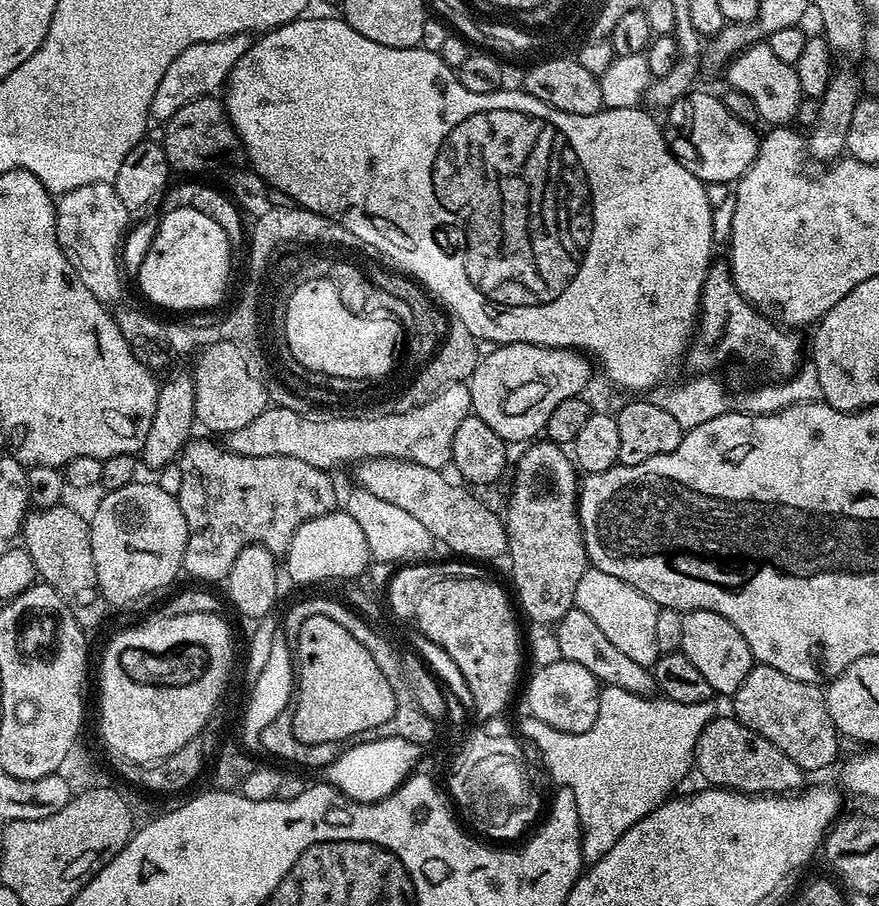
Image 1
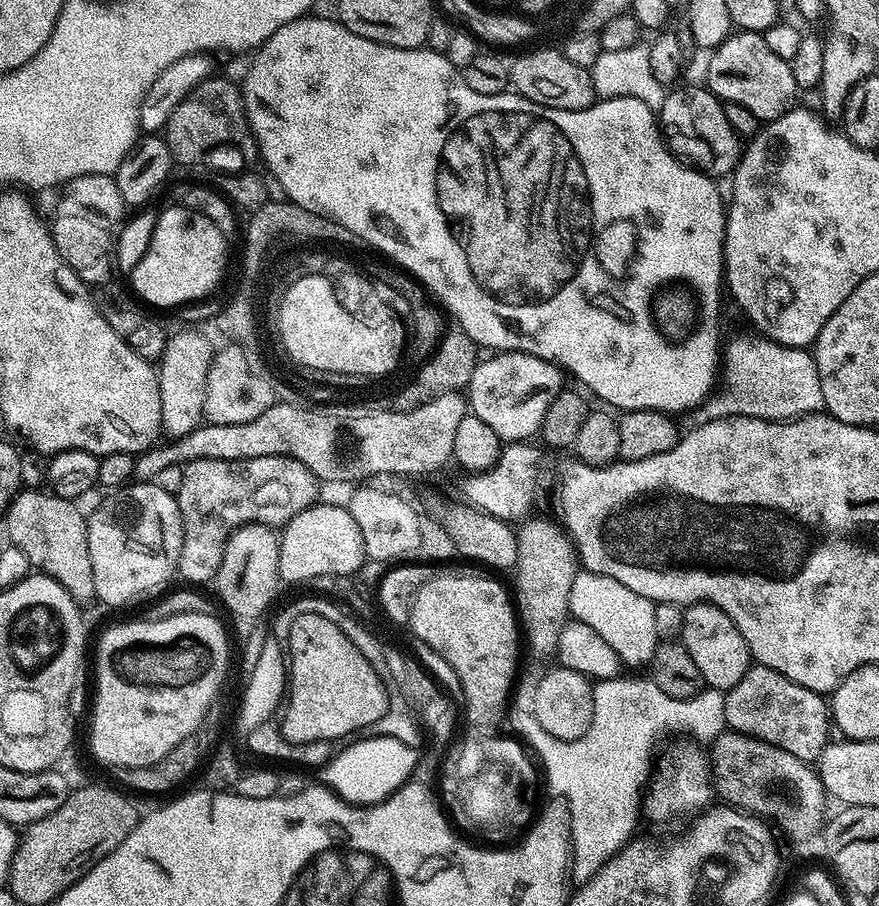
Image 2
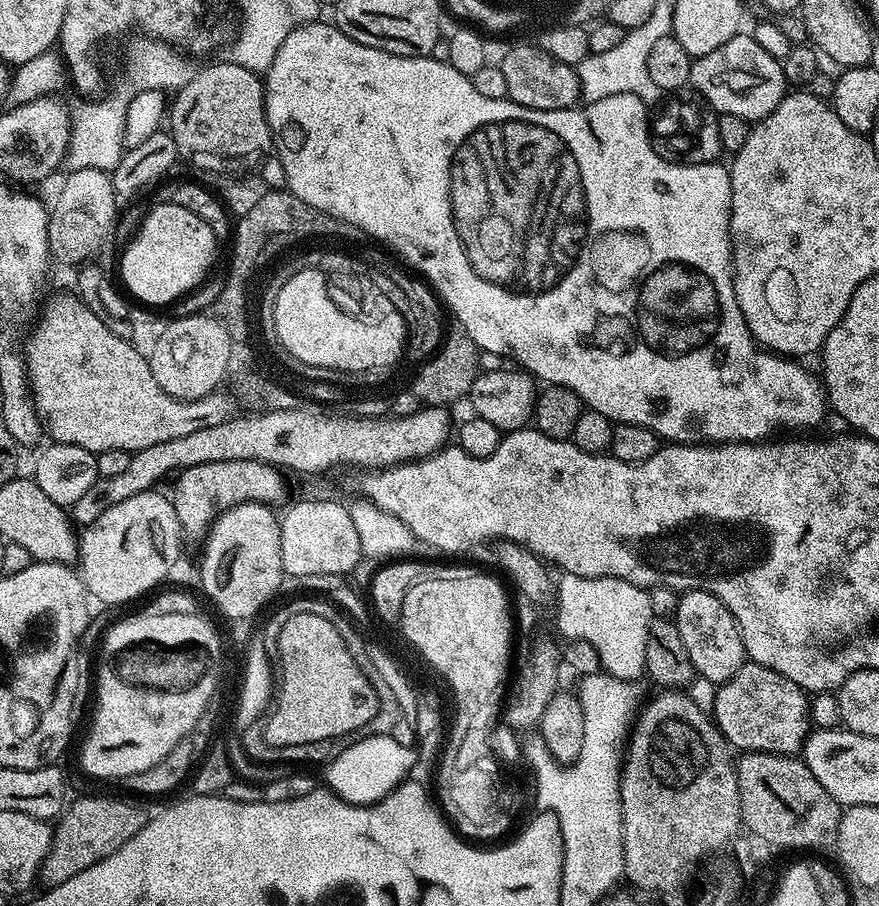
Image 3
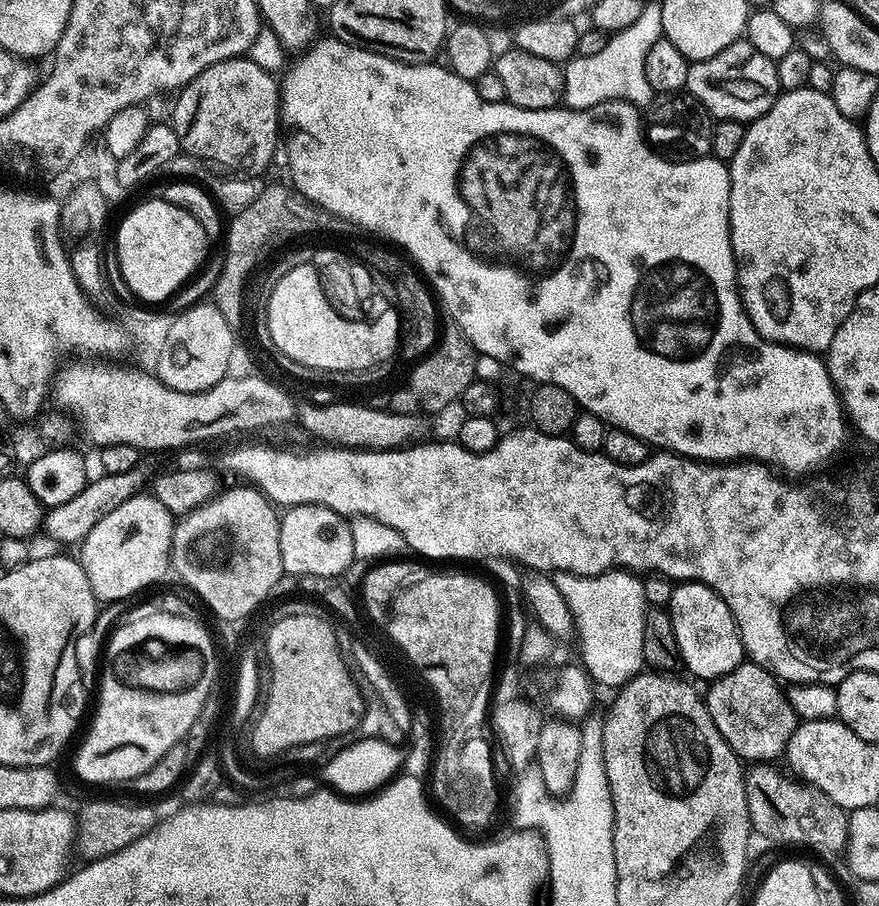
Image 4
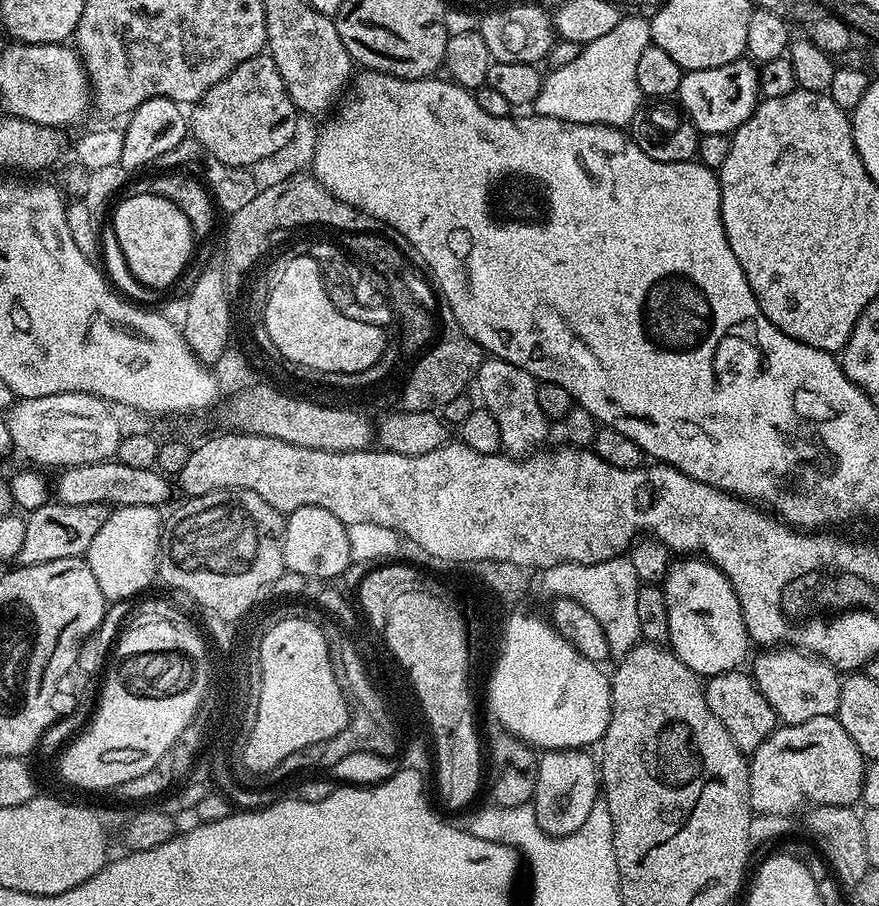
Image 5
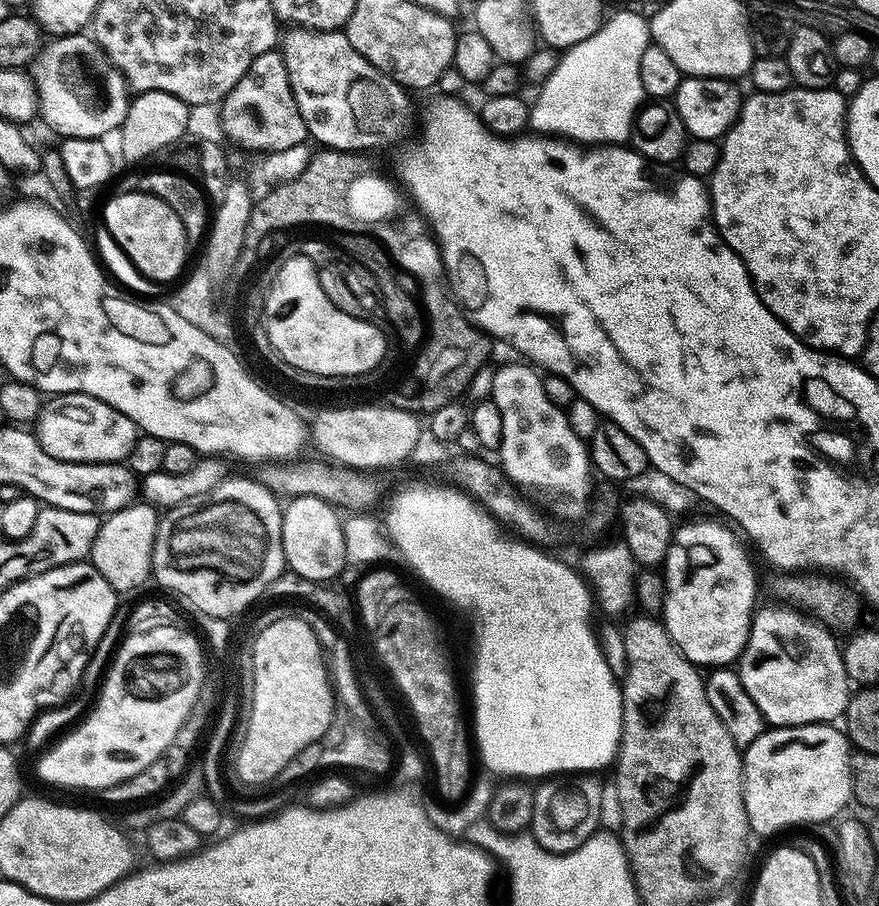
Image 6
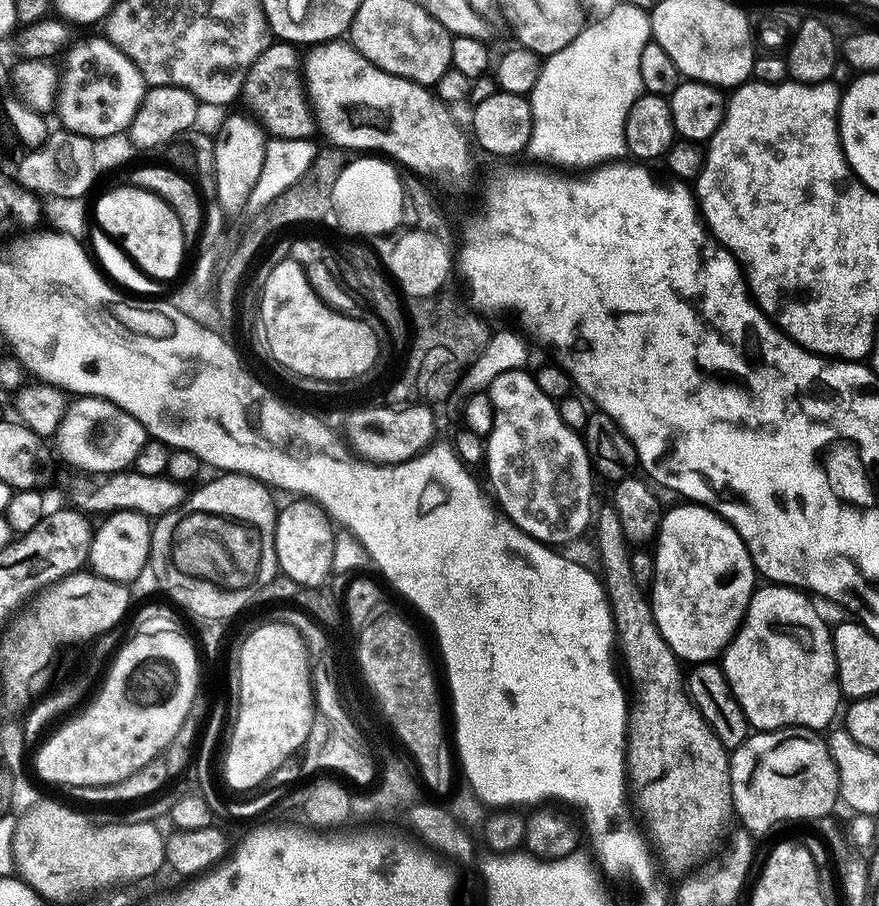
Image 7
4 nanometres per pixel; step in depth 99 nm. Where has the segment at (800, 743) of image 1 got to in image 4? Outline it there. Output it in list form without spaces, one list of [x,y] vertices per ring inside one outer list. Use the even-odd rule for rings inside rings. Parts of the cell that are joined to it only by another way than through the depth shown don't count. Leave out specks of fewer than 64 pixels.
[[[751,662],[739,664],[730,674],[722,674],[707,685],[708,692],[703,693],[704,705],[708,707],[710,718],[714,718],[714,726],[718,726],[718,734],[726,738],[726,742],[736,751],[741,761],[776,762],[787,751],[790,738],[798,723],[796,712],[788,702],[788,695],[781,681],[767,672],[762,666]]]

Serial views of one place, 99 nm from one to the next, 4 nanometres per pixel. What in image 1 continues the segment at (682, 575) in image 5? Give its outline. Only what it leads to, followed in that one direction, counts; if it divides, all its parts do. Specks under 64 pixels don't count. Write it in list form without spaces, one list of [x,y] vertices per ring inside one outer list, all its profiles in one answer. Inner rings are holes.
[[[694,610],[685,612],[682,618],[682,646],[680,651],[694,667],[710,682],[713,693],[731,694],[746,682],[746,674],[754,667],[752,651],[746,646],[746,638],[722,614],[714,610]]]

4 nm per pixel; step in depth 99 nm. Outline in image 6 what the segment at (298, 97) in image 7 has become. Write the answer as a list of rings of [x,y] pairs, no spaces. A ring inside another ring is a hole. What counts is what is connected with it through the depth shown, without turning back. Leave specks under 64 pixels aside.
[[[279,51],[258,54],[250,70],[242,74],[234,90],[230,90],[230,94],[224,96],[219,107],[224,136],[228,140],[232,139],[237,149],[247,150],[252,154],[269,154],[298,146],[309,139],[306,122],[302,122],[298,102],[294,102],[294,94],[290,90],[286,62]]]

